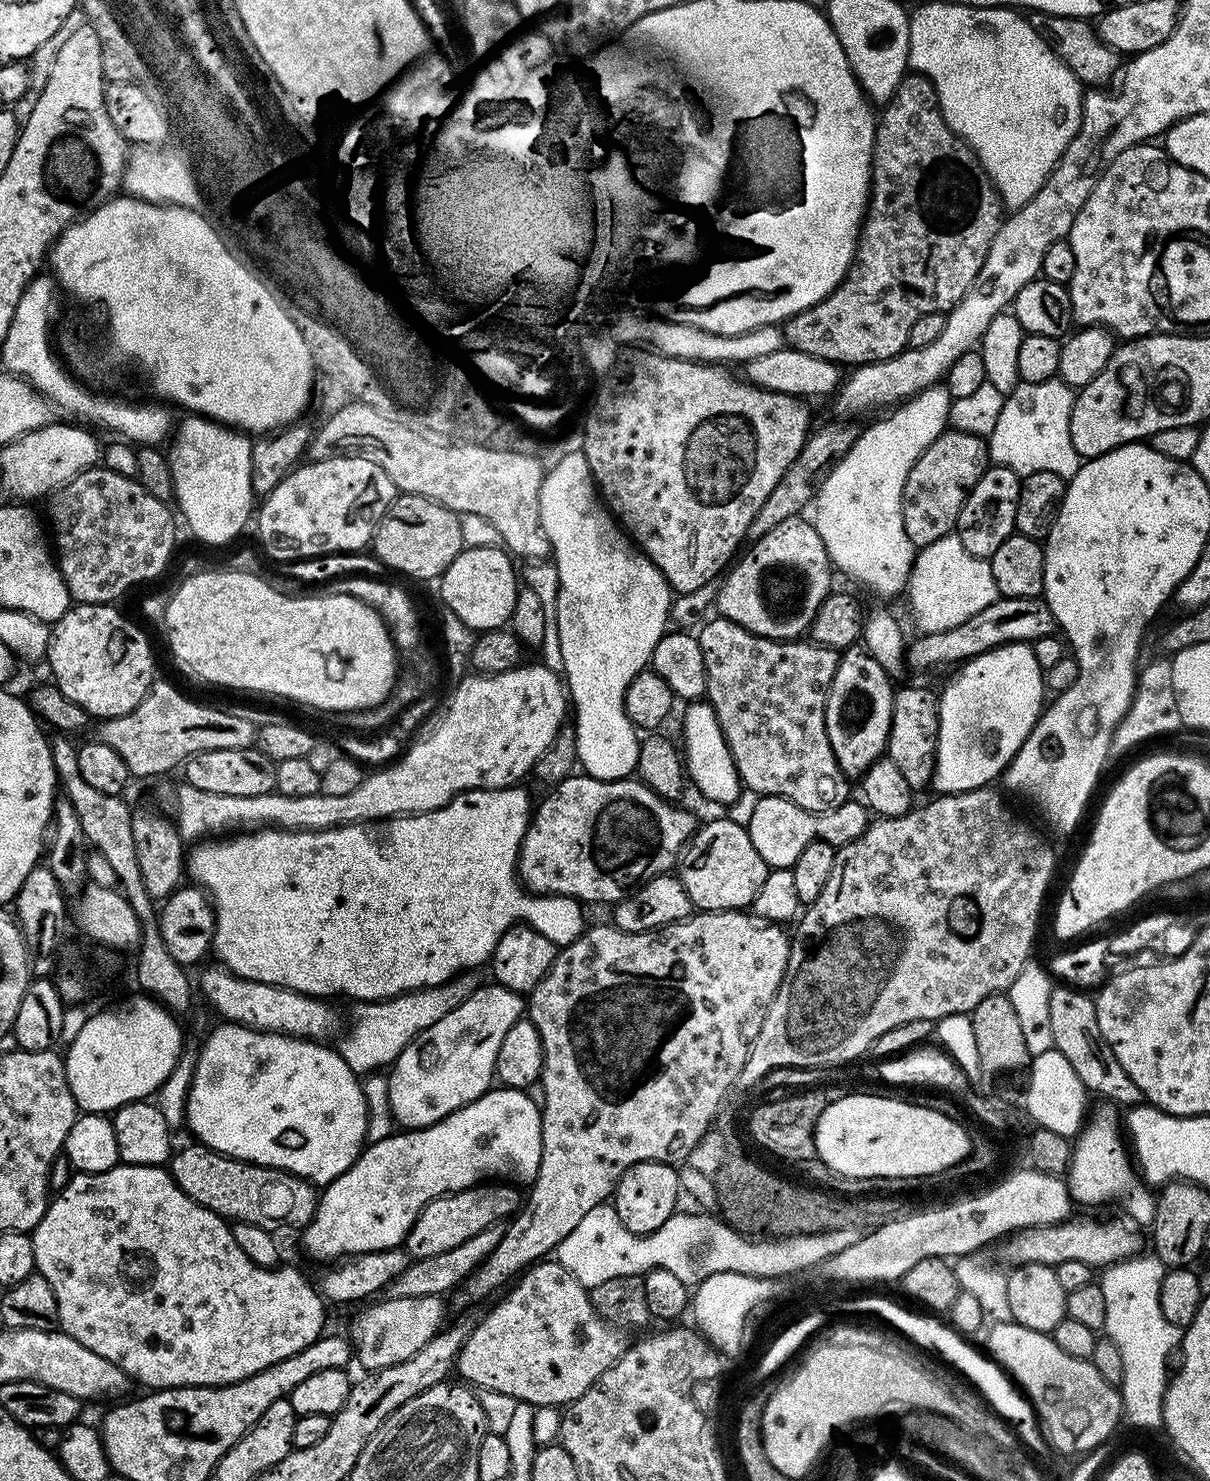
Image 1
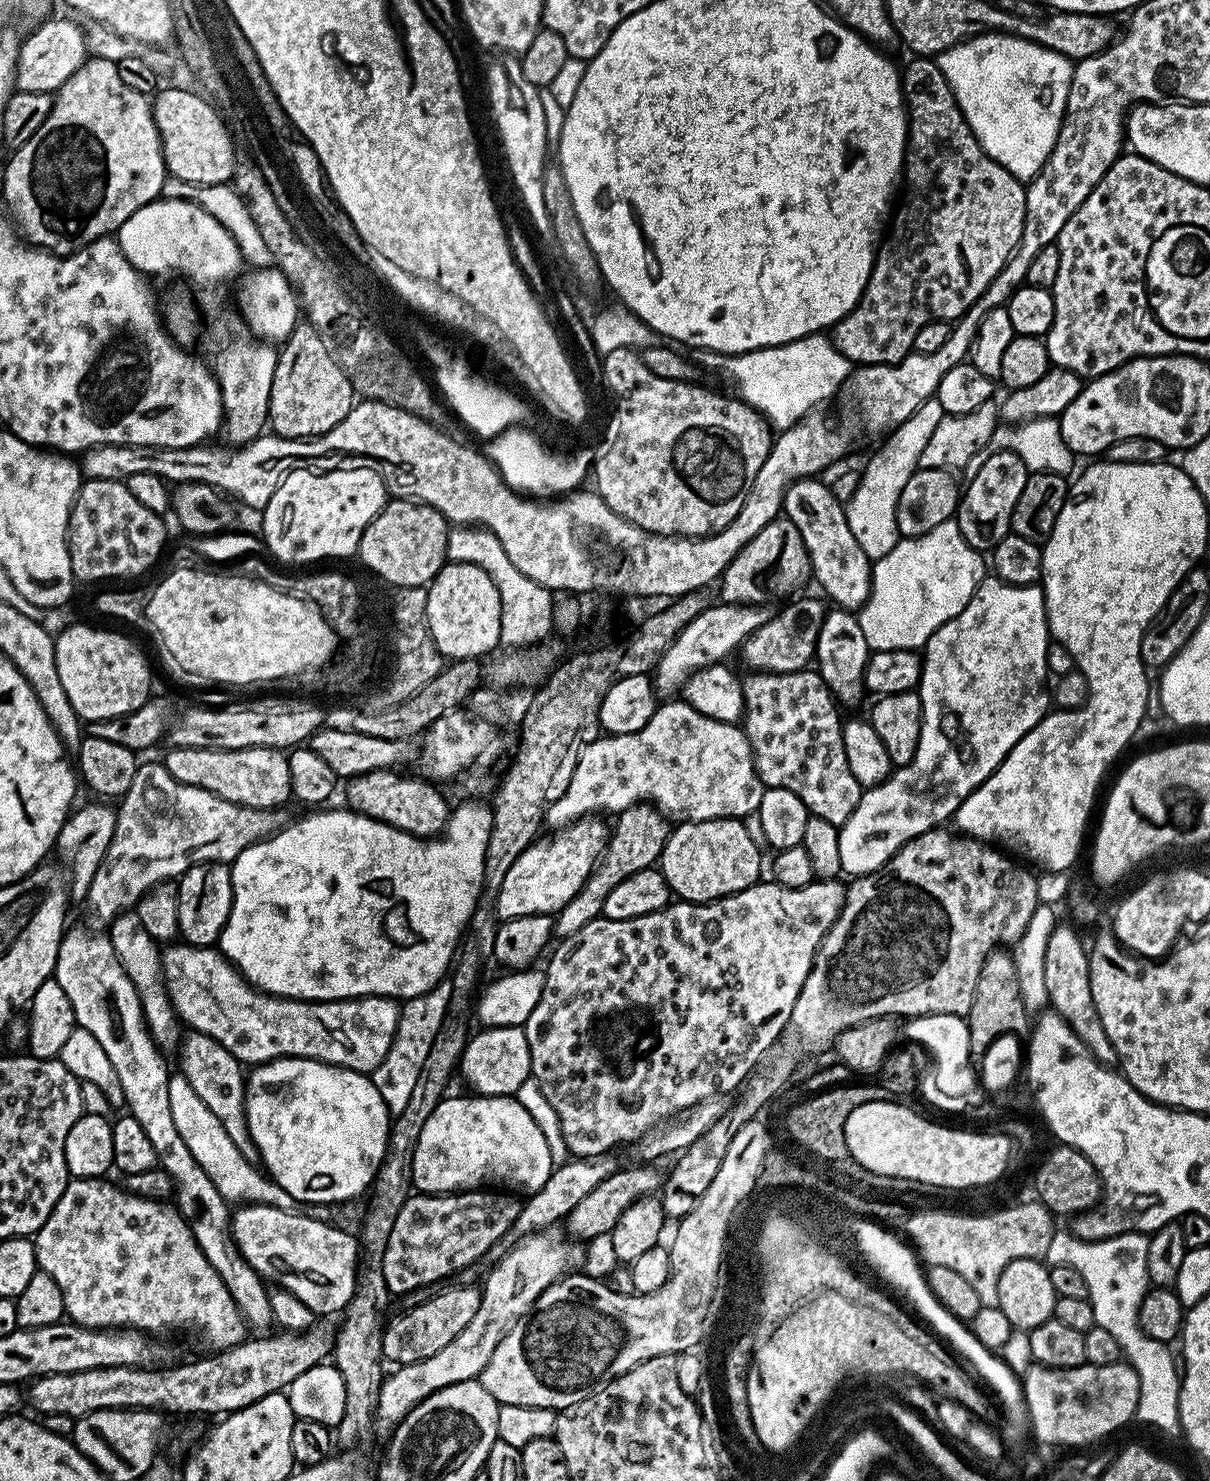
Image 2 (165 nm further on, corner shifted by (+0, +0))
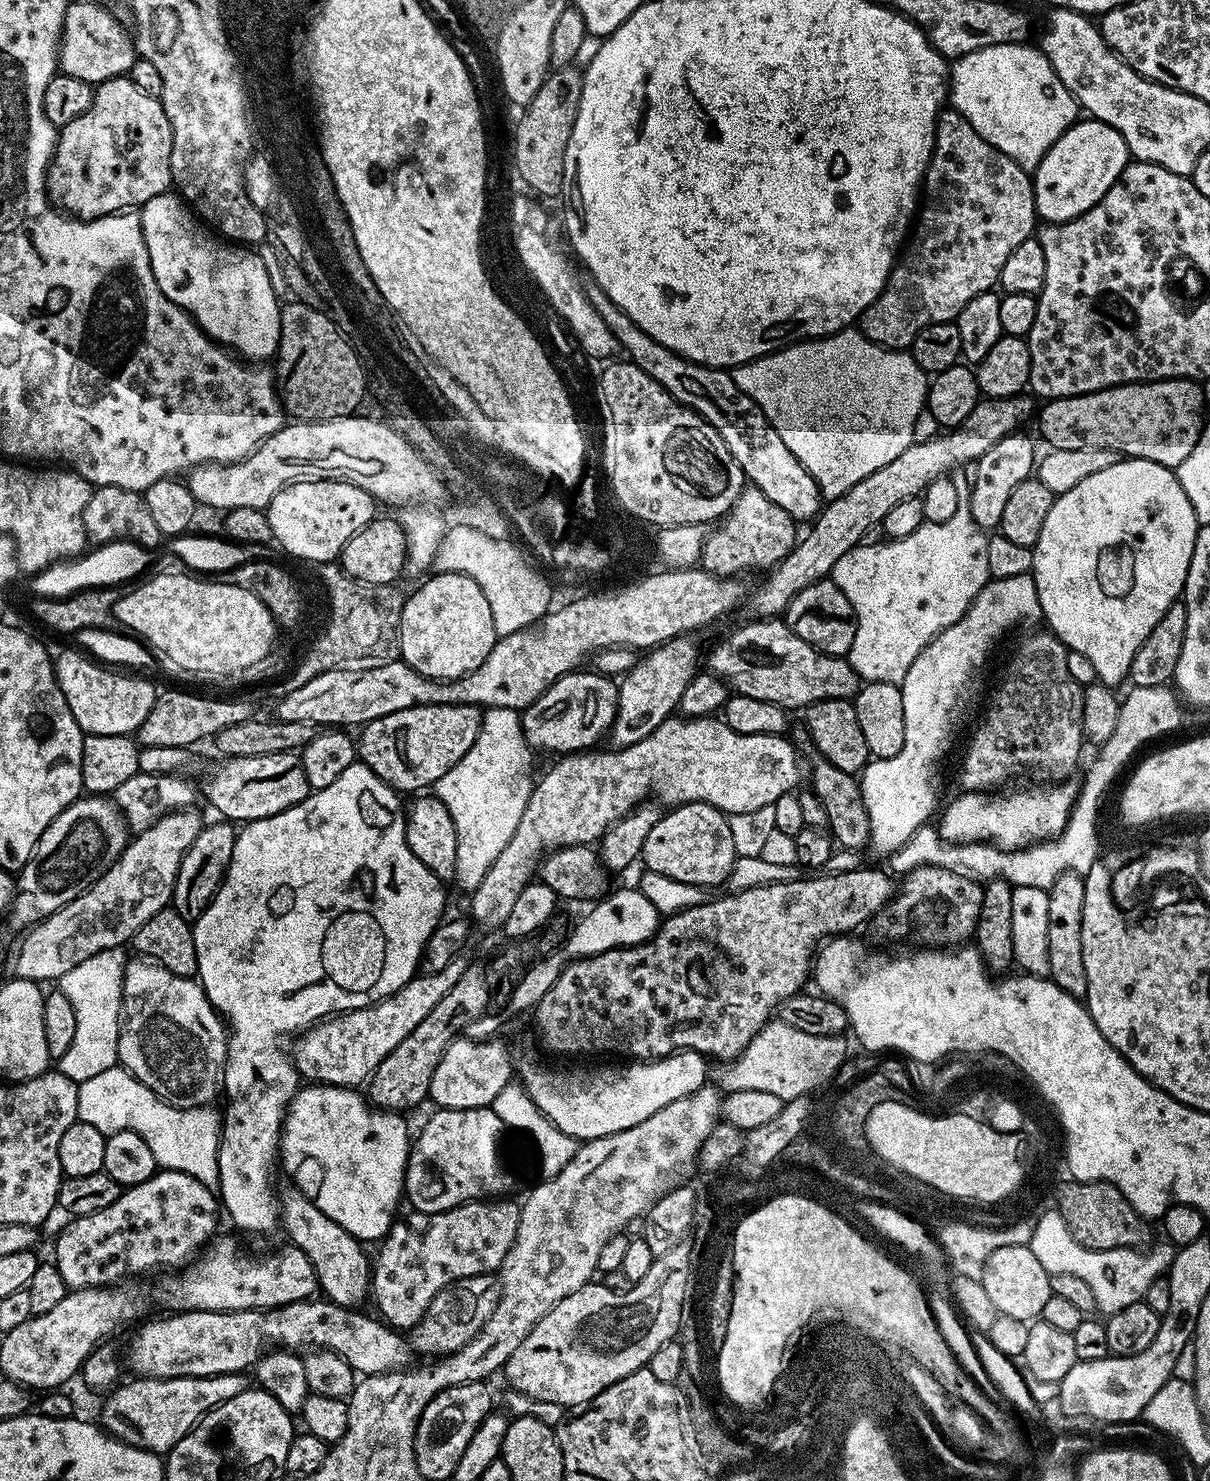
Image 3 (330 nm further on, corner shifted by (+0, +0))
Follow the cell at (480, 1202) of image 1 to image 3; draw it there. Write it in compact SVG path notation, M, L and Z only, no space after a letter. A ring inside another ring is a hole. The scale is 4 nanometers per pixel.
M481 1198L460 1204L457 1208L445 1212L412 1210L405 1220L397 1219L379 1245L380 1253L374 1256L370 1292L374 1298L376 1295L375 1311L391 1327L397 1330L410 1330L426 1314L430 1302L434 1302L436 1295L455 1280L495 1273L503 1264L518 1234L520 1204L508 1199L512 1198Z

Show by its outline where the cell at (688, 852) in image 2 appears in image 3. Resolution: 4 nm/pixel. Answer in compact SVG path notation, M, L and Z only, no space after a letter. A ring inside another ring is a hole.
M700 800L693 804L678 804L665 811L660 821L646 834L644 845L640 847L643 867L649 872L666 874L666 878L678 878L687 884L721 884L727 881L737 852L731 837L728 816L720 809L703 804Z

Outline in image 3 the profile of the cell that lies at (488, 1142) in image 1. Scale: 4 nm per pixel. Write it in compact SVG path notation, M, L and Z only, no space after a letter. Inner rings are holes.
M491 1107L487 1108L442 1108L433 1111L433 1116L424 1124L424 1129L420 1132L420 1137L415 1137L408 1154L408 1173L404 1175L404 1190L406 1200L412 1203L411 1207L418 1212L445 1212L451 1208L457 1208L460 1204L467 1204L473 1200L481 1198L496 1198L501 1194L508 1194L516 1184L516 1168L512 1165L510 1157L504 1153L504 1132L506 1125L498 1118L498 1114L493 1112Z

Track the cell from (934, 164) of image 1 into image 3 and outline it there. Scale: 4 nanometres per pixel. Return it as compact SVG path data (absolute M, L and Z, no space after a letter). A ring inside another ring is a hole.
M941 111L936 117L936 145L924 175L922 203L918 208L914 235L893 264L888 283L860 316L858 331L884 348L911 349L914 338L923 328L934 322L955 321L966 302L978 298L978 294L993 291L1006 258L1010 258L1010 254L1014 254L1015 248L1022 242L1030 239L1037 224L1032 176L1025 168L1018 166L1018 162L1002 154L1002 150L992 148L990 142L986 142L982 134L970 126L970 122L966 122L962 113Z

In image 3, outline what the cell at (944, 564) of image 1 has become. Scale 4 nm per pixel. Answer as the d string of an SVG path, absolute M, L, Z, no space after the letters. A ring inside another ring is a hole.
M960 486L957 492L960 505L954 511L952 518L944 522L922 523L918 526L918 530L914 530L914 534L906 534L906 538L902 538L901 540L885 539L883 541L884 544L861 542L846 554L842 554L842 558L838 558L838 562L834 566L830 579L840 587L842 594L846 594L846 598L850 598L850 606L854 606L856 633L854 634L854 646L850 646L846 659L851 664L852 669L859 673L861 681L867 682L873 680L874 682L903 684L906 678L906 670L910 670L910 666L914 666L914 658L918 658L921 650L927 644L931 644L936 639L937 634L950 626L954 626L954 622L961 620L966 614L966 610L974 602L974 598L988 584L990 577L988 575L988 567L986 566L986 546L988 545L989 533L985 529L977 526L974 518L970 514L970 506L967 503L972 493L971 487Z

